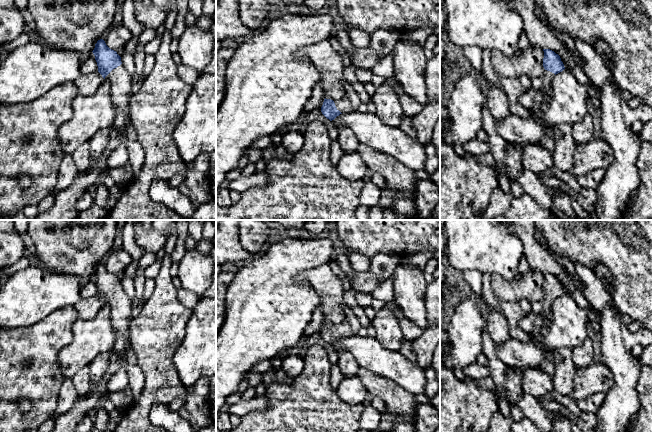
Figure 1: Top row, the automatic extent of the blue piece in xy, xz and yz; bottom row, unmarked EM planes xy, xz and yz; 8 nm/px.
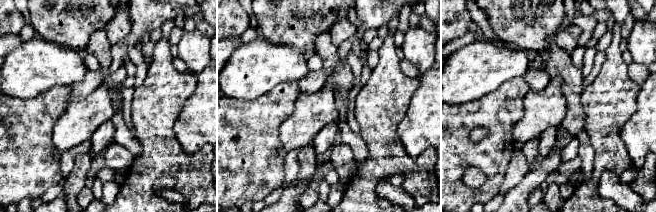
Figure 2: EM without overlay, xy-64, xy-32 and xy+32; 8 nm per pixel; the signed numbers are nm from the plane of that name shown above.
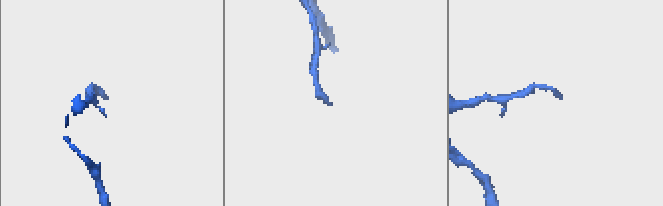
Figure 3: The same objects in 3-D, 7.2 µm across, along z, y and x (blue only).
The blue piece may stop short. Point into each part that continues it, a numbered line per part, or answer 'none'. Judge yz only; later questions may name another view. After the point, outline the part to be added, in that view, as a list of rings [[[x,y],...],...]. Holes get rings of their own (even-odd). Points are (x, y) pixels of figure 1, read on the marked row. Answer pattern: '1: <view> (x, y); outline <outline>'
1: yz (543, 83); outline [[[545,70],[544,74],[531,81],[532,87],[543,94],[544,97],[548,97],[551,94],[551,81],[555,77],[555,74]]]

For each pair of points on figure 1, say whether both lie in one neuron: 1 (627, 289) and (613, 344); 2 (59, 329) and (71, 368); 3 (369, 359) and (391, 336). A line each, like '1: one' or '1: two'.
1: two
2: two
3: two

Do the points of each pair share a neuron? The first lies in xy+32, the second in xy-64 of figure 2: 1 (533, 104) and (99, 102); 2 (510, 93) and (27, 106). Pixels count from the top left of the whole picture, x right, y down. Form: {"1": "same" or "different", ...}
{"1": "same", "2": "same"}

